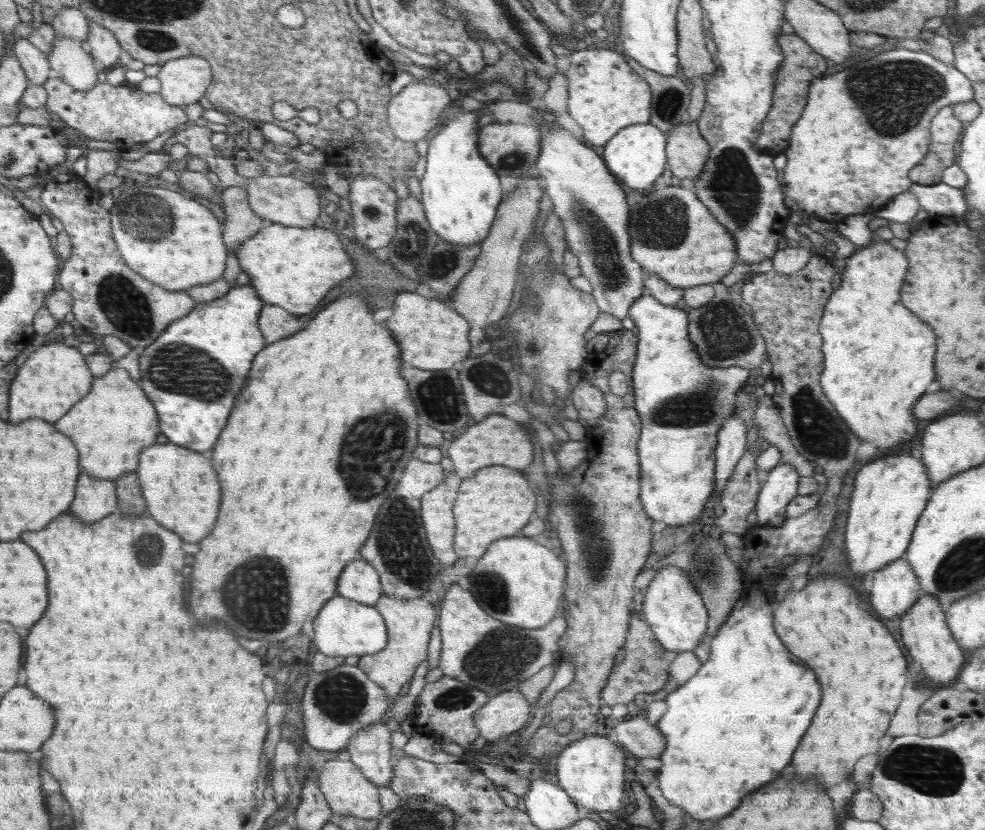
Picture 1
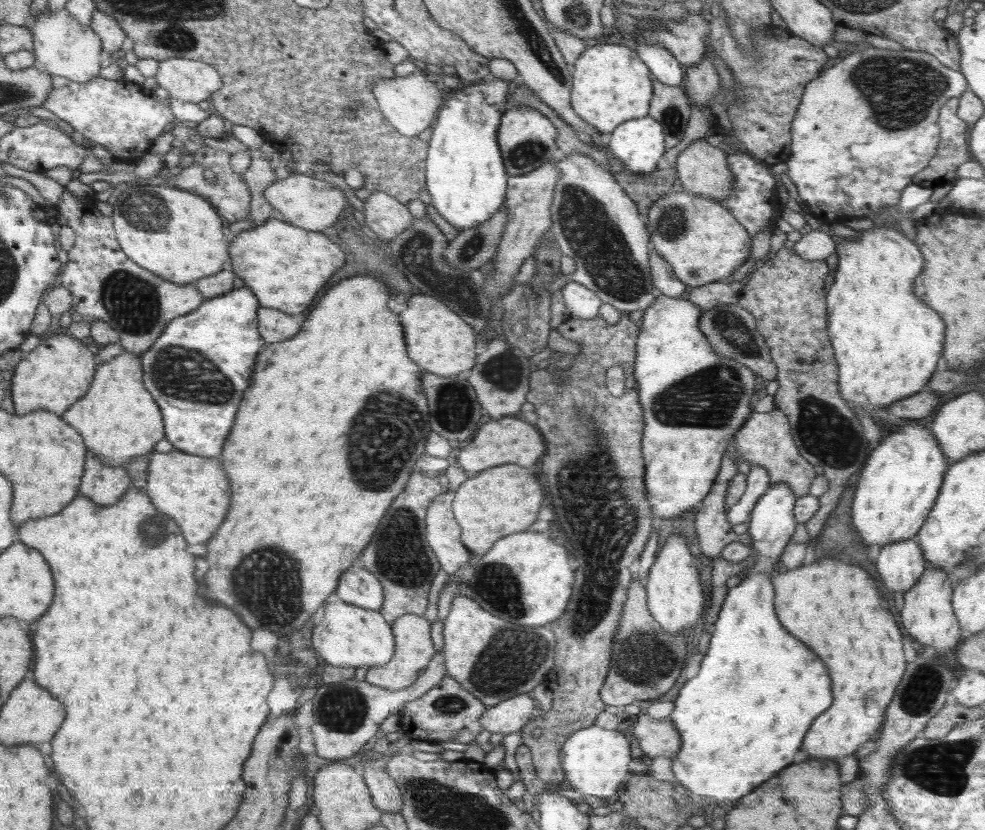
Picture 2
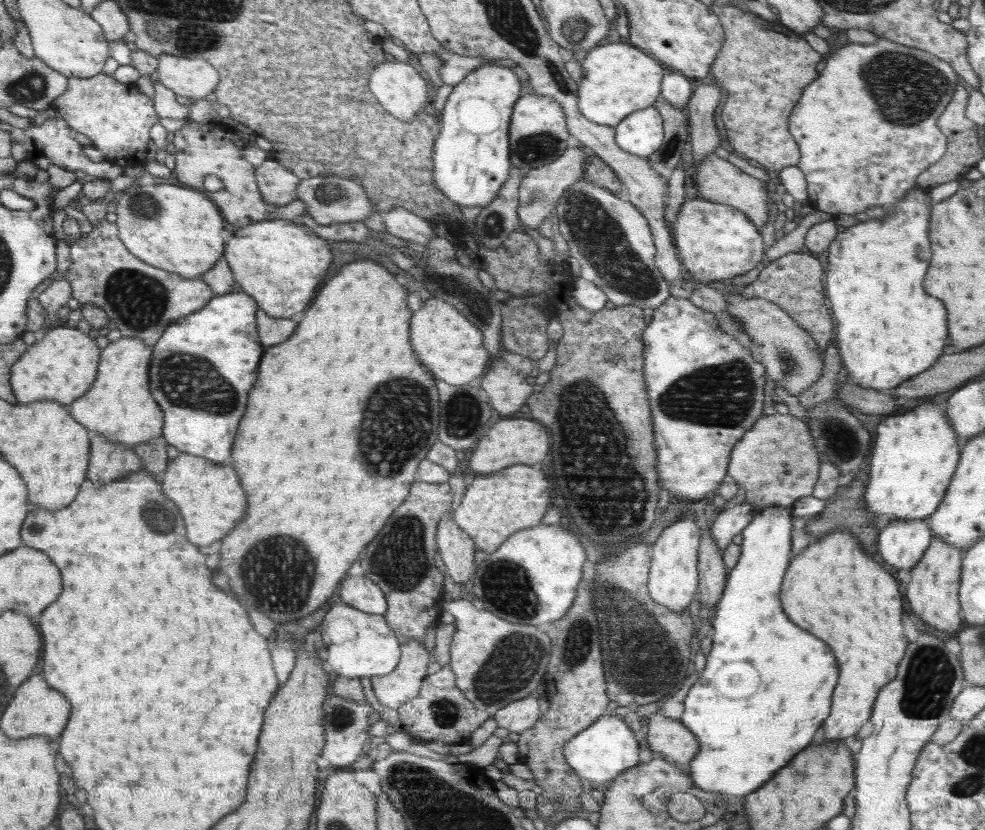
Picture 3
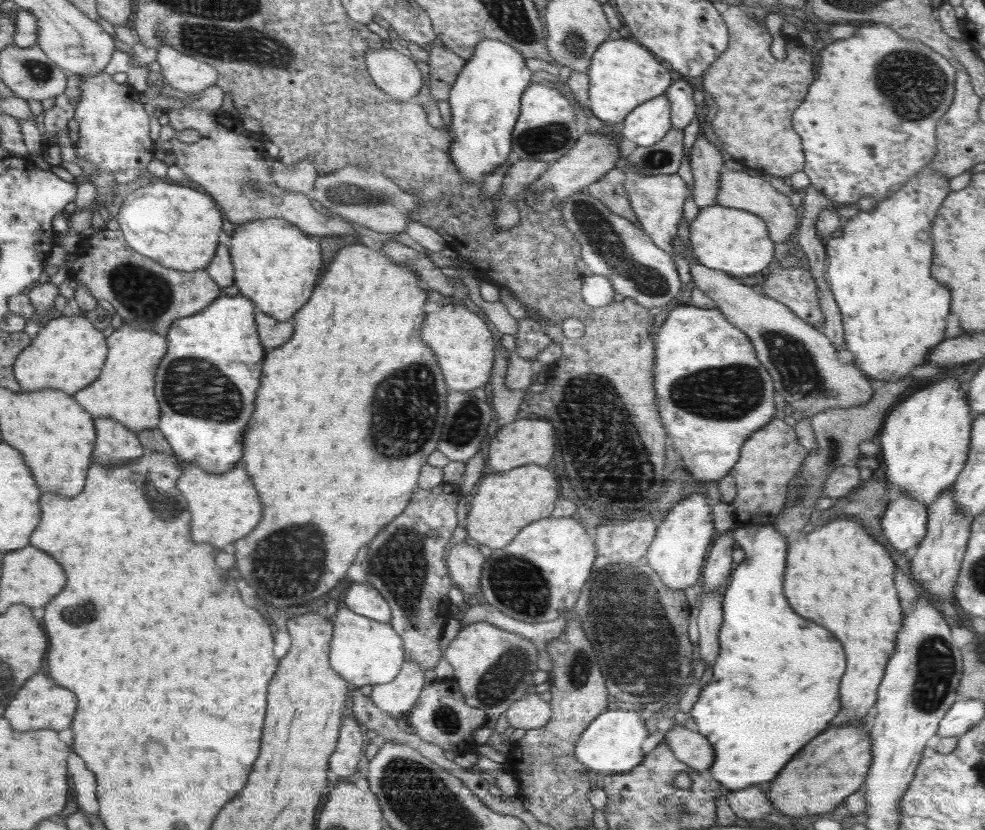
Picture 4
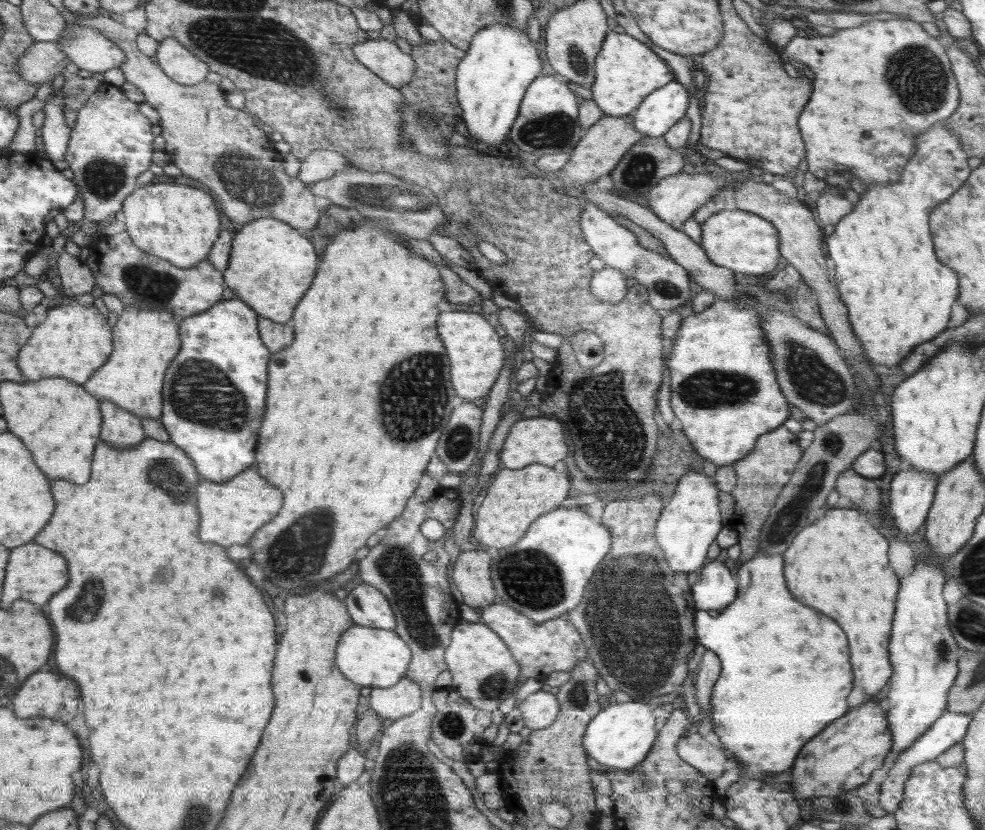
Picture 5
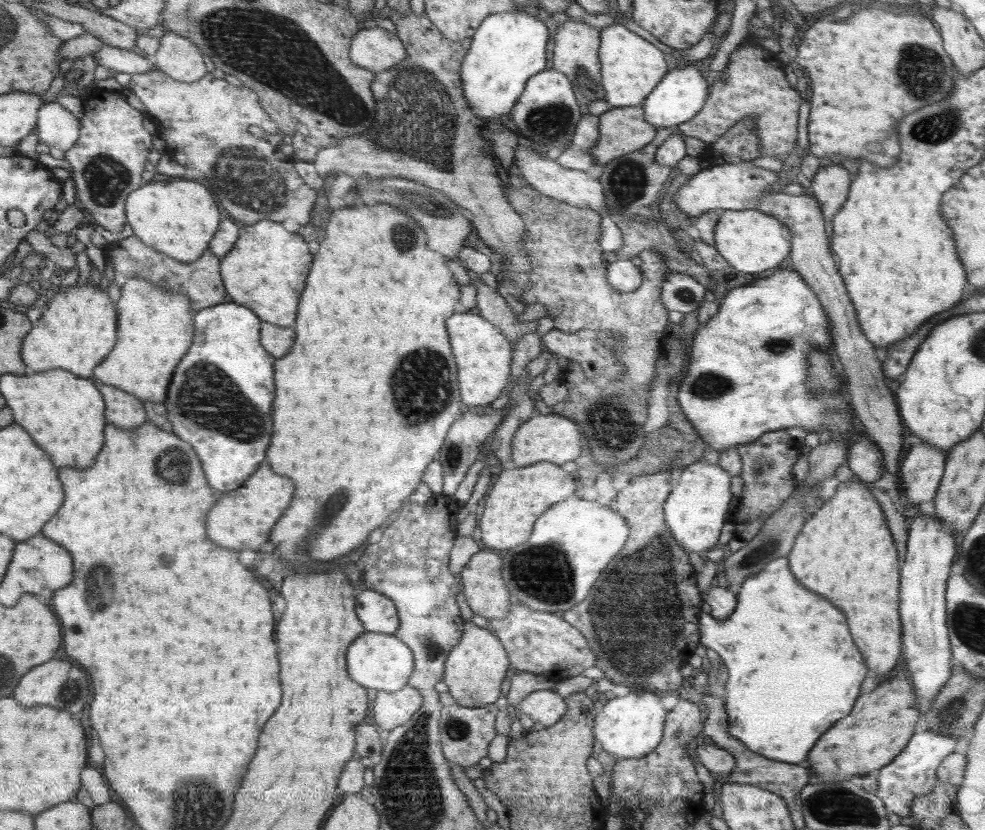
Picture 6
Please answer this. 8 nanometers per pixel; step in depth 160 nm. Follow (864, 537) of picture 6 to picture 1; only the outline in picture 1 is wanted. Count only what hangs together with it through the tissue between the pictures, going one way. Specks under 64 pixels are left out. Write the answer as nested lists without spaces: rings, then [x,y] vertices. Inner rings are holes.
[[[816,578],[802,590],[792,590],[785,595],[782,602],[774,605],[773,627],[776,635],[780,636],[792,654],[798,654],[798,658],[816,670],[814,674],[822,686],[822,704],[818,706],[808,732],[792,756],[796,780],[818,778],[820,784],[834,786],[836,782],[852,778],[852,766],[862,756],[874,754],[878,750],[878,742],[902,701],[908,662],[884,624],[880,624],[868,612],[856,612],[862,604],[852,584],[846,584],[840,578]]]

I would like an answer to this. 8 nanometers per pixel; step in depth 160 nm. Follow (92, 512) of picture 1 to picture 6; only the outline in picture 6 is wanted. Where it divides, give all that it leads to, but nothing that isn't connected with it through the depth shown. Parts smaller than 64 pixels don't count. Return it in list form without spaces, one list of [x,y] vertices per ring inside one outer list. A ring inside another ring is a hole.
[[[93,380],[106,401],[106,419],[121,429],[133,429],[147,422],[146,405],[139,397],[121,391],[112,385]]]

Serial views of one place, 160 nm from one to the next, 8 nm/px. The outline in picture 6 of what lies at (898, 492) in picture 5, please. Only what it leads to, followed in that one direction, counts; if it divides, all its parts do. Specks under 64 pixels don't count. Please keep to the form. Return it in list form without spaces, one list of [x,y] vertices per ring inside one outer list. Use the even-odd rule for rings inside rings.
[[[920,441],[900,463],[900,484],[904,496],[914,506],[932,500],[940,486],[945,467],[945,452]]]

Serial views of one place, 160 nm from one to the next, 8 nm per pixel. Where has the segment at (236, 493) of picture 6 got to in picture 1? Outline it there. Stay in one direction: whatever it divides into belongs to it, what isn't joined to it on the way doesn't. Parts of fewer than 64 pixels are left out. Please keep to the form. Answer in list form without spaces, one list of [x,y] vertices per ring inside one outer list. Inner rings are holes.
[[[172,442],[155,443],[143,450],[136,470],[152,518],[192,544],[212,532],[220,508],[220,484],[210,458],[212,452],[196,452]]]

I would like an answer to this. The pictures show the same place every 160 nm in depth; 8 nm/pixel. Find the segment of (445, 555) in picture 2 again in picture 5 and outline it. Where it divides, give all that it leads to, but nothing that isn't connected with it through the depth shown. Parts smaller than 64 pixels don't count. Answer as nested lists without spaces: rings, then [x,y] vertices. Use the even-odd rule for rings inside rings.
[[[485,547],[460,551],[453,569],[453,583],[463,604],[484,609],[495,604],[496,591],[491,580],[492,558]]]

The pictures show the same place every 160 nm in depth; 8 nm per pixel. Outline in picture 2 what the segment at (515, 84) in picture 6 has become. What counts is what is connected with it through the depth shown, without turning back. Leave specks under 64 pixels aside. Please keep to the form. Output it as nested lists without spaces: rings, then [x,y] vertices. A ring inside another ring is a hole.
[[[487,77],[455,90],[433,126],[427,152],[427,190],[438,214],[458,231],[482,227],[504,202],[508,173],[497,141],[508,84]]]

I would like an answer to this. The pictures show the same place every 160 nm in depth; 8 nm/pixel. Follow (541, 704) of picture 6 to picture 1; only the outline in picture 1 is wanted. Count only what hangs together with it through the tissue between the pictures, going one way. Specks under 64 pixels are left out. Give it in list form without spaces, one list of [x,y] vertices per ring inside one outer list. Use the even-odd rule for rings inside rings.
[[[518,690],[506,691],[490,698],[489,702],[475,716],[479,736],[492,743],[514,730],[520,730],[530,718],[530,706]]]

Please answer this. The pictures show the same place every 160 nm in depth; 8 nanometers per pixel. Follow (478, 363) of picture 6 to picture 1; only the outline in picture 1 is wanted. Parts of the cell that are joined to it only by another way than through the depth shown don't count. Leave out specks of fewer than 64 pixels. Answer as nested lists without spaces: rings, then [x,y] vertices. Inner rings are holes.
[[[416,291],[402,292],[394,301],[394,314],[386,320],[386,328],[400,340],[404,362],[422,370],[446,370],[458,366],[471,352],[470,322],[447,302],[442,304],[417,294]]]

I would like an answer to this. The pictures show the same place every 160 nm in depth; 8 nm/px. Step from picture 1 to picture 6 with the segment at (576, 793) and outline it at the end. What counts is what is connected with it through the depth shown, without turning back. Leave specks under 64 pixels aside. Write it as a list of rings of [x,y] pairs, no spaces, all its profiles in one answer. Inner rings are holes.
[[[631,691],[626,696],[610,699],[594,718],[595,742],[602,745],[602,750],[618,759],[639,759],[646,756],[660,744],[663,737],[667,713],[660,701],[660,697],[653,691]]]

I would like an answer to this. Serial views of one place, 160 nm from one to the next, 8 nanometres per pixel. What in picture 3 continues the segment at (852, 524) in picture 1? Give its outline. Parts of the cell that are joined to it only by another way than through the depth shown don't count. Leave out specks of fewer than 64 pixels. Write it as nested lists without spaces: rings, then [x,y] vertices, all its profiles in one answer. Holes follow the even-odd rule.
[[[927,402],[921,404],[919,407],[912,408],[904,414],[896,415],[892,414],[884,419],[881,423],[877,424],[877,437],[874,442],[874,448],[872,453],[868,457],[869,462],[869,481],[865,490],[865,503],[867,511],[874,513],[876,516],[881,517],[886,515],[889,520],[888,523],[892,522],[893,519],[900,519],[901,521],[911,521],[918,519],[928,518],[937,508],[944,495],[946,494],[947,488],[949,487],[950,481],[952,480],[953,474],[955,473],[956,467],[959,463],[961,453],[961,443],[959,442],[959,436],[956,434],[954,427],[951,425],[949,418],[947,417],[947,409],[943,405],[935,404],[934,402]]]

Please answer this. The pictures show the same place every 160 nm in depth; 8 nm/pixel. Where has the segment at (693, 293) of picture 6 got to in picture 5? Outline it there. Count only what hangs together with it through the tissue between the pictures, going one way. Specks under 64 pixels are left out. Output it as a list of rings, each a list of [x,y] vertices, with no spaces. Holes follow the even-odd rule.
[[[583,202],[583,211],[579,218],[582,236],[596,255],[604,261],[605,267],[617,268],[625,277],[634,278],[638,284],[648,291],[649,303],[656,310],[675,311],[692,296],[691,288],[695,287],[689,272],[669,256],[662,256],[659,252],[652,252],[642,248],[637,238],[630,230],[617,224],[593,202]]]

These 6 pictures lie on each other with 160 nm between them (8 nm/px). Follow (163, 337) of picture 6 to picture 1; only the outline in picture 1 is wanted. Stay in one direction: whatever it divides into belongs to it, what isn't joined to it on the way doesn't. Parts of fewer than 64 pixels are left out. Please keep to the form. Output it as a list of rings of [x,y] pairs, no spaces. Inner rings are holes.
[[[112,368],[104,377],[96,378],[91,391],[54,425],[60,432],[76,440],[76,448],[80,451],[80,468],[83,468],[88,476],[111,481],[136,471],[139,467],[139,456],[145,448],[156,443],[156,436],[160,432],[155,405],[143,391],[143,387],[133,381],[131,374],[124,369]]]

